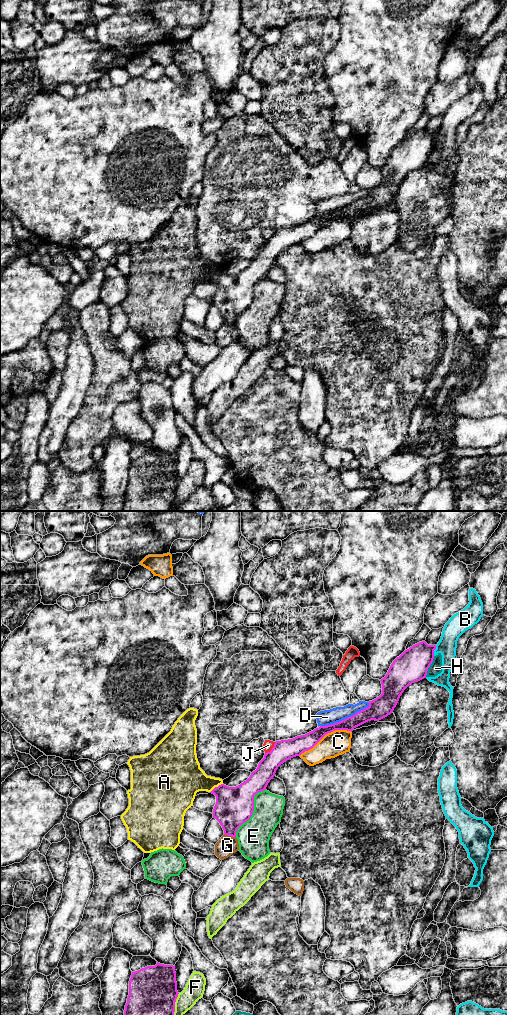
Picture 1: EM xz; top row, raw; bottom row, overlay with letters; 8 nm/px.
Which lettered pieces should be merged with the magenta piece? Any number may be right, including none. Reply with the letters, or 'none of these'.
none of these

